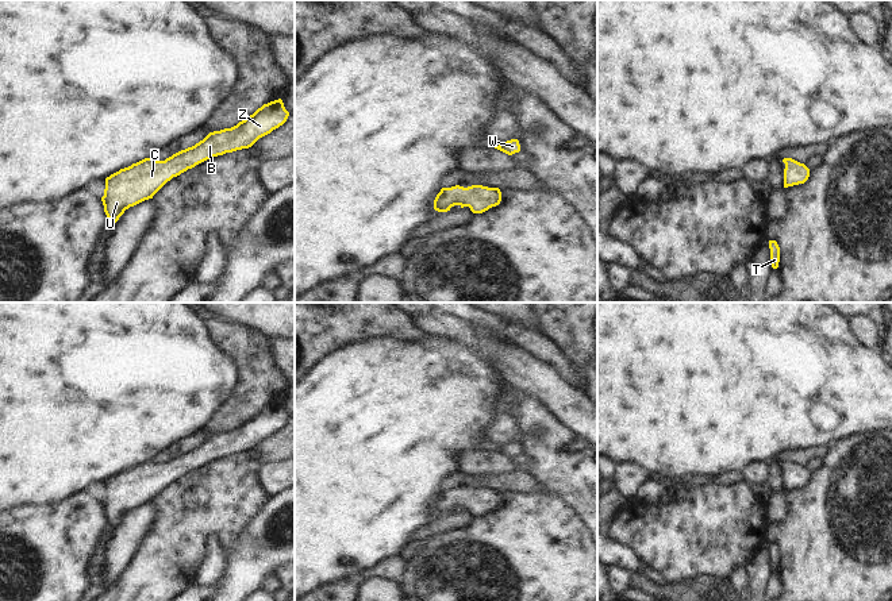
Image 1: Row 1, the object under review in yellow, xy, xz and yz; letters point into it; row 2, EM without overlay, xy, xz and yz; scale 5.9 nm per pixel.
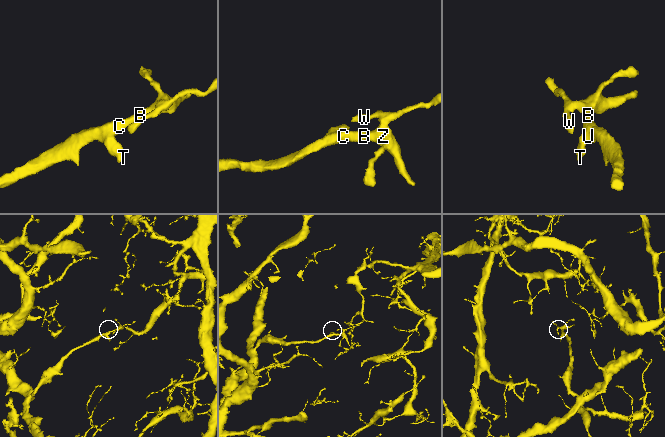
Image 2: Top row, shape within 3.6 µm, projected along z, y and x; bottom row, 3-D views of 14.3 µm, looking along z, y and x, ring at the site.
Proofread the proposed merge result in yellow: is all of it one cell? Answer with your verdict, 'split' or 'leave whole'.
leave whole

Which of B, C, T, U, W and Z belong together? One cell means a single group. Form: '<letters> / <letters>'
B C T U W Z

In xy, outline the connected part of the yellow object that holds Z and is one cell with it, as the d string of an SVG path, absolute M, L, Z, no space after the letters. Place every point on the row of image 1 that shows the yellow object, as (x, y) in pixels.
M281 99L264 104L231 128L209 132L192 147L165 161L145 158L105 178L104 212L116 223L126 209L153 196L173 177L226 153L251 147L259 138L282 126L289 116Z

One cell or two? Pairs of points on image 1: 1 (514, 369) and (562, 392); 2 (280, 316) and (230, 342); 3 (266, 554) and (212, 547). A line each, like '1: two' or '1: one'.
1: one
2: two
3: two

